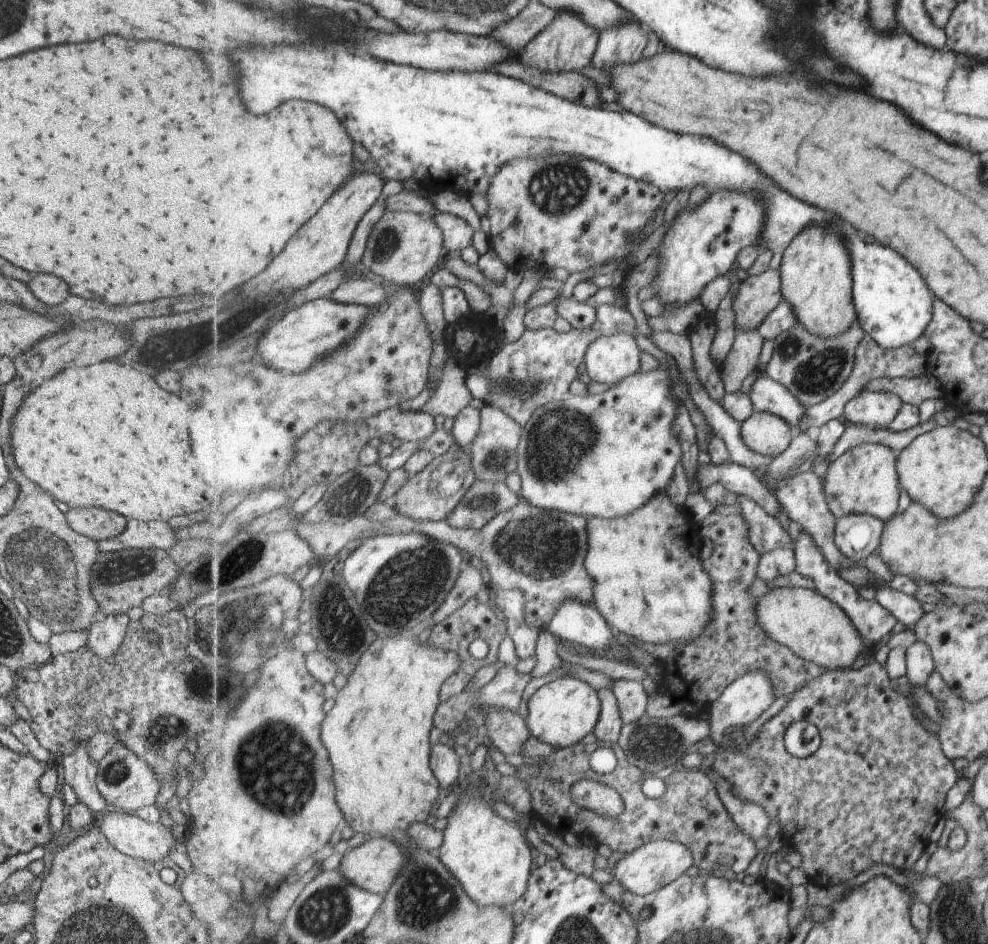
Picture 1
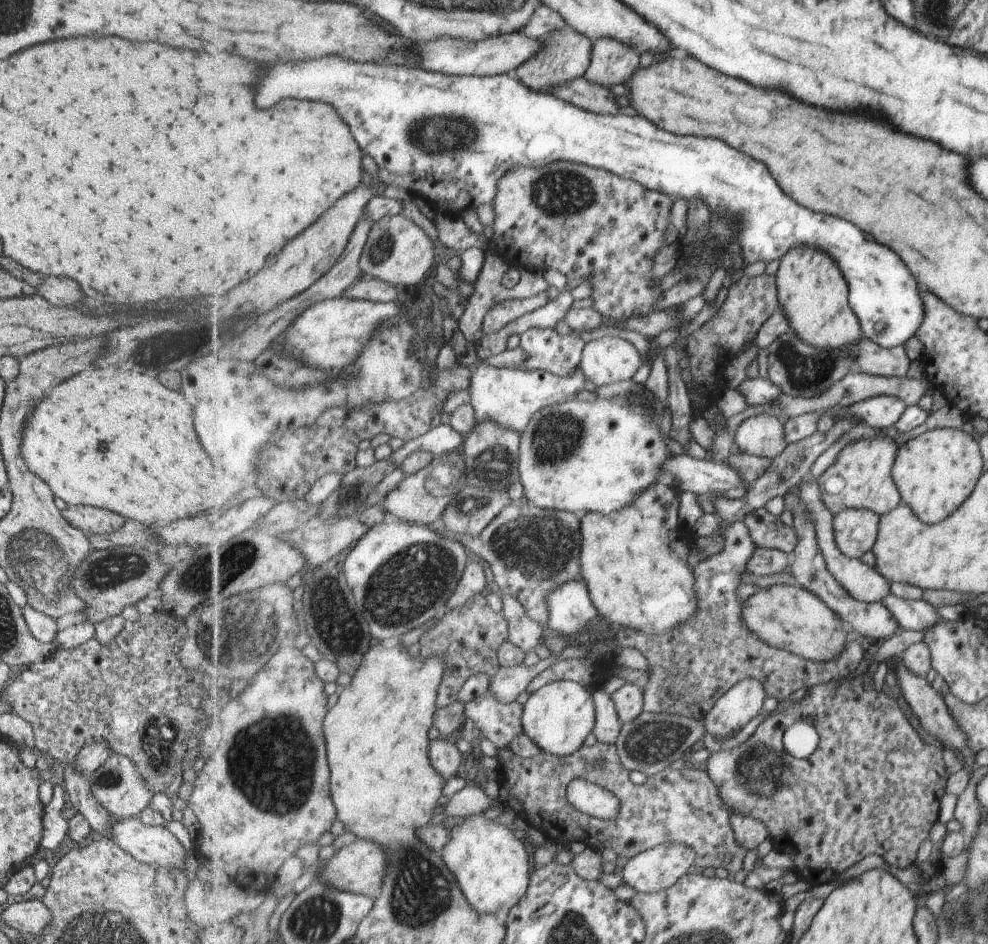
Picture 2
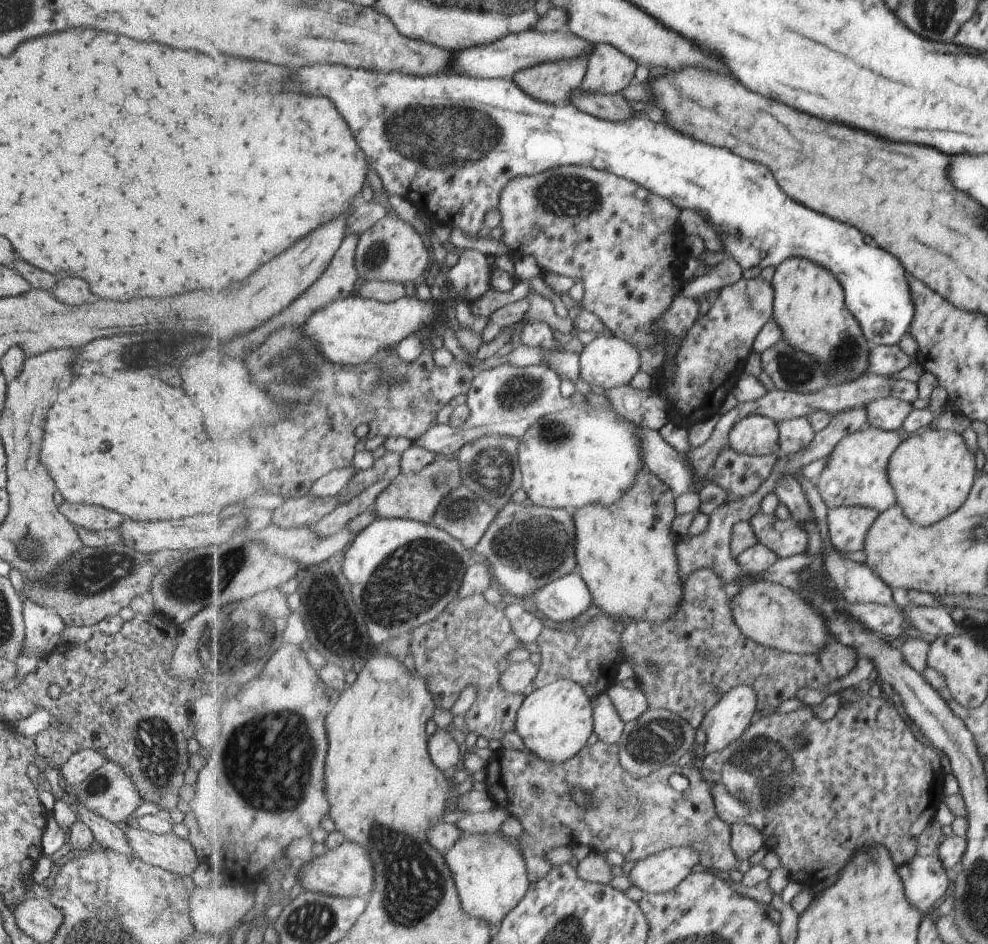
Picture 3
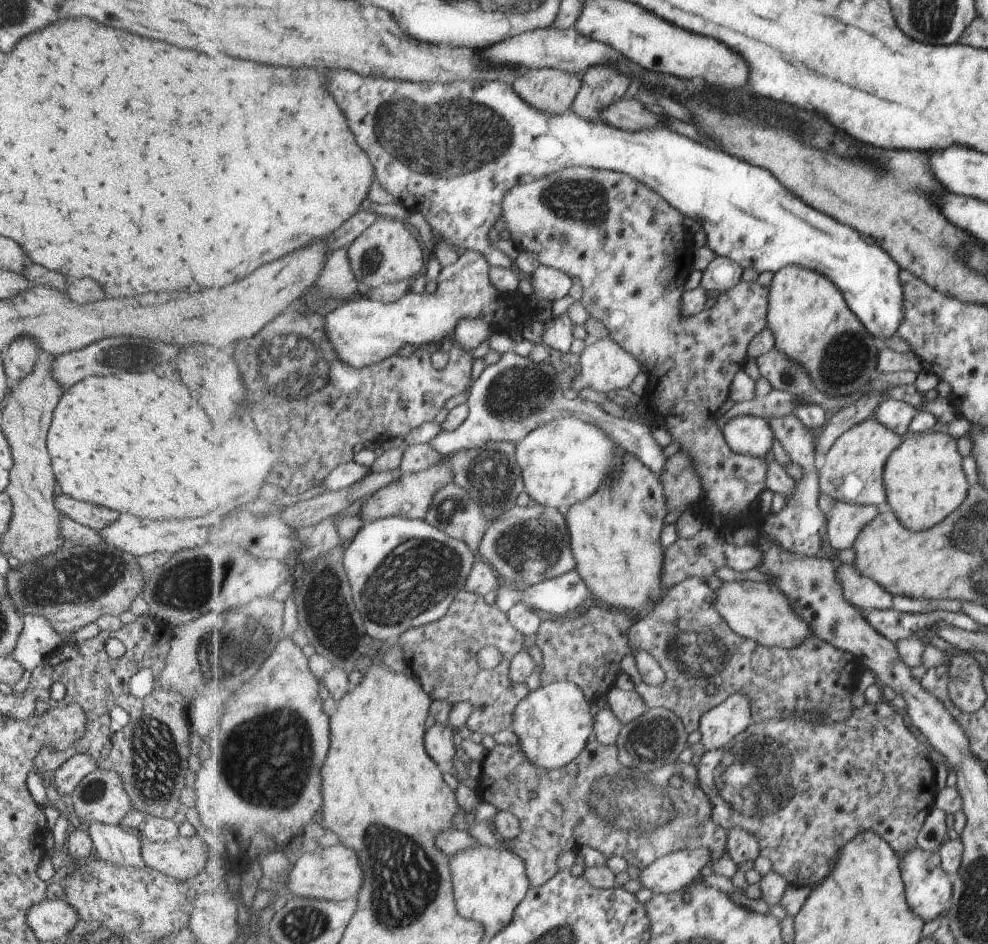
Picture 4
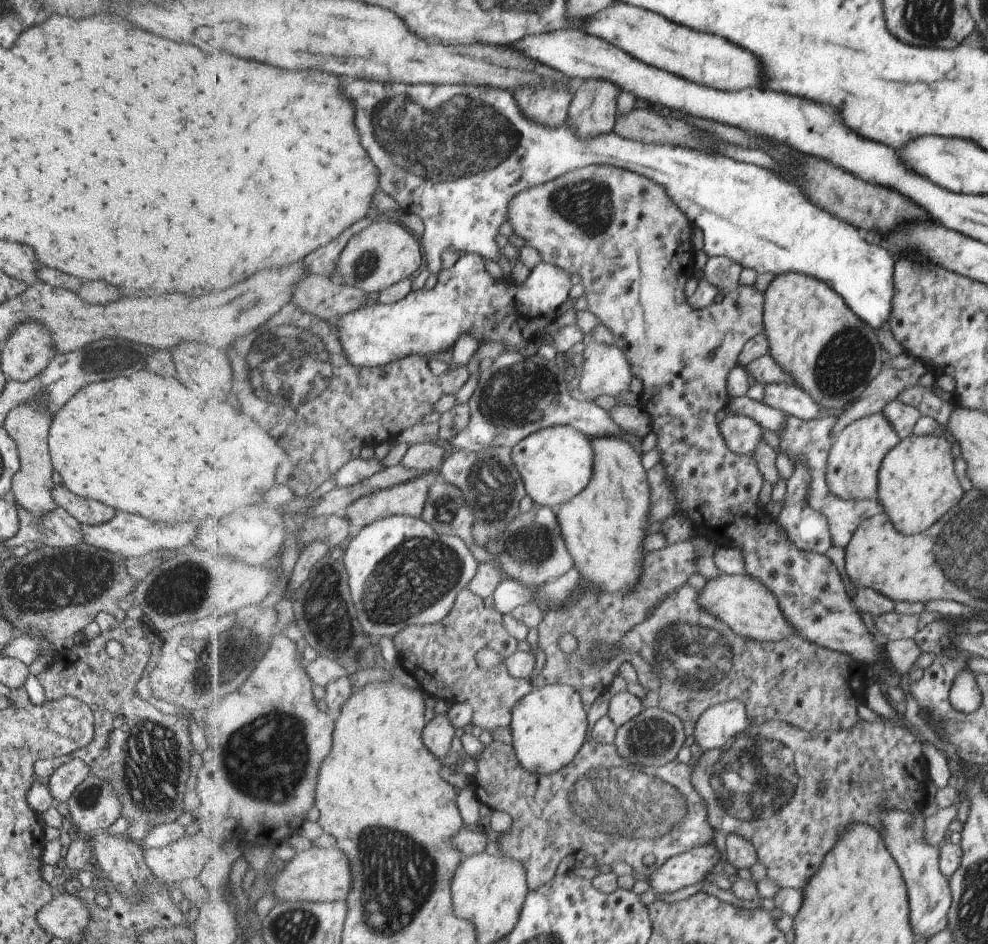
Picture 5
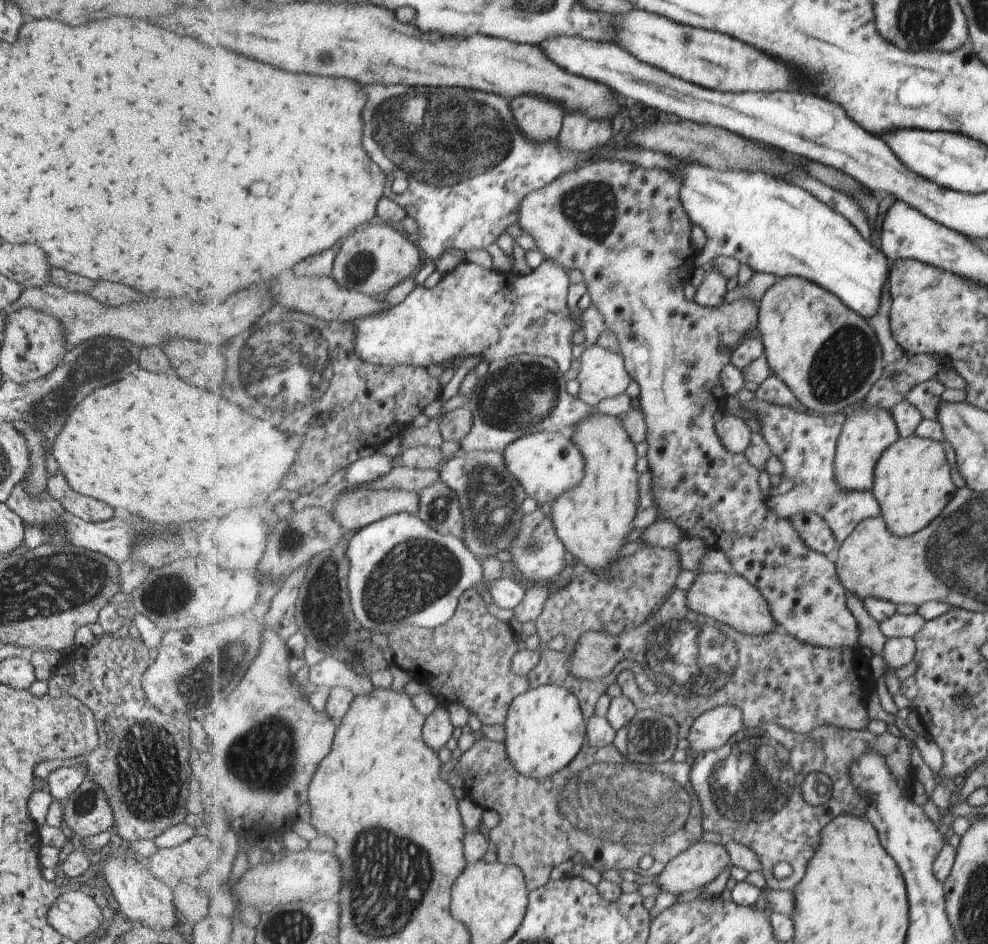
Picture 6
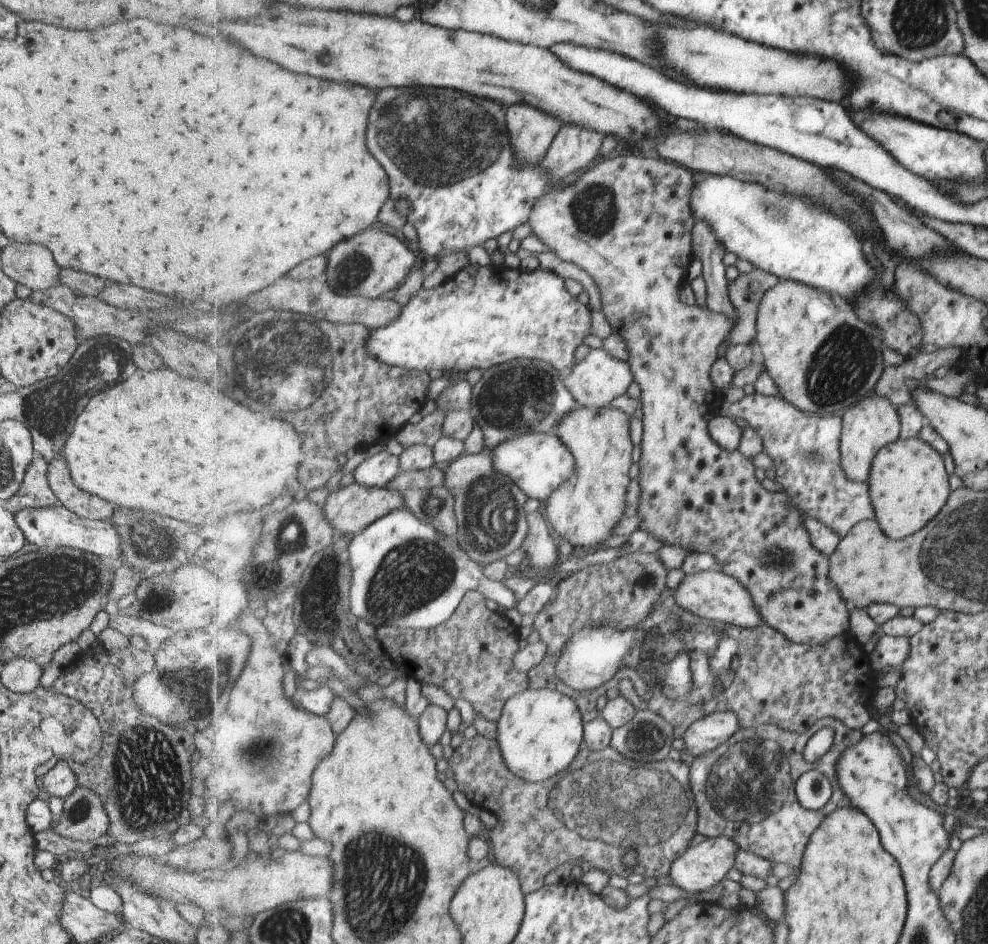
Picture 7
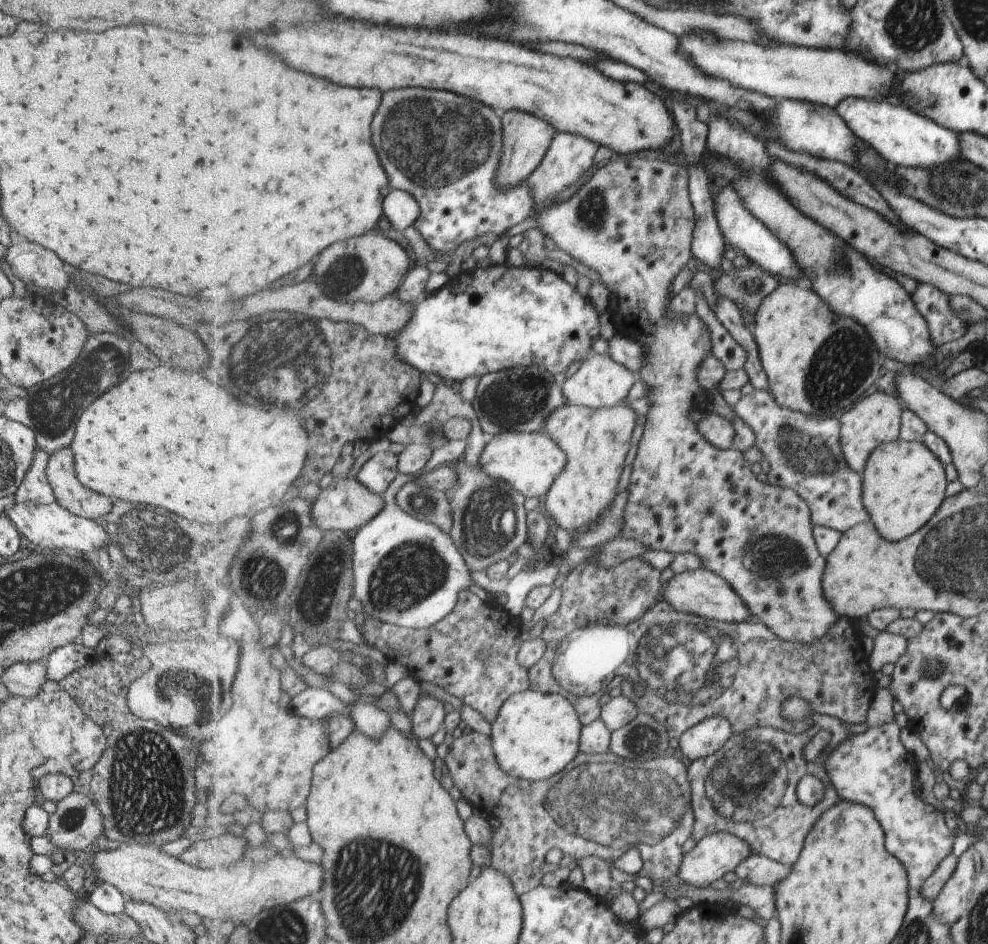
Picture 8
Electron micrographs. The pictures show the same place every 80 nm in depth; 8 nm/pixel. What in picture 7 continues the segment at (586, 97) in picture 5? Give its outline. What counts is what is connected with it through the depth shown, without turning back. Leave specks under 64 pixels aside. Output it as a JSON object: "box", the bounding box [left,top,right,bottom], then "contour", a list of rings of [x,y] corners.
{"box":[541,125,605,186],"contour":[[[563,125],[541,162],[550,171],[549,186],[556,186],[552,183],[558,184],[565,176],[587,168],[599,156],[605,136],[577,125]]]}

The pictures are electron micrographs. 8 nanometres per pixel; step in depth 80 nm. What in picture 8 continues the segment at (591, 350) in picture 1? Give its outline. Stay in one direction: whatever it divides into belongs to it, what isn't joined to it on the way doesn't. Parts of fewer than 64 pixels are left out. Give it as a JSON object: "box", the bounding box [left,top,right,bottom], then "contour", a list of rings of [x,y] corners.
{"box":[562,353,637,409],"contour":[[[593,353],[581,364],[575,374],[566,379],[562,384],[562,390],[569,403],[602,409],[614,407],[625,401],[637,379],[637,374],[623,366],[623,363],[618,363],[610,354]]]}

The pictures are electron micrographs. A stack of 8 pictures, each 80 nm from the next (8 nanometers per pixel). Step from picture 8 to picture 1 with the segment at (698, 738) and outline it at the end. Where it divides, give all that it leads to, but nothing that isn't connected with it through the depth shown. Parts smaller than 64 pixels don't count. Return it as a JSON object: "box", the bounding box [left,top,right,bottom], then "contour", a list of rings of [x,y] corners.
{"box":[708,670,776,743],"contour":[[[757,670],[747,673],[745,676],[732,682],[713,702],[709,708],[708,723],[710,724],[710,736],[716,743],[724,741],[727,728],[741,728],[755,722],[773,702],[776,694],[772,679],[765,671]]]}

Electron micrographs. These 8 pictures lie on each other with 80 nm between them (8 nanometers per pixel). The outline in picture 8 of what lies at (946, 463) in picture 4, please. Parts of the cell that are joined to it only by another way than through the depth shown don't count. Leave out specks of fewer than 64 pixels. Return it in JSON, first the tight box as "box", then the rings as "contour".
{"box":[862,438,943,541],"contour":[[[897,438],[879,445],[879,450],[874,450],[868,458],[862,479],[864,505],[872,516],[875,530],[887,541],[901,541],[919,530],[942,504],[943,466],[923,442],[905,442]]]}

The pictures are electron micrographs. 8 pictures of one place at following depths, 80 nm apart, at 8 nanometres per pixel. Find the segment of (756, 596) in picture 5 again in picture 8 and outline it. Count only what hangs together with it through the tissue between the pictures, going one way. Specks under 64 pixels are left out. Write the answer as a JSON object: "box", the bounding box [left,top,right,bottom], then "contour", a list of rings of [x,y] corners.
{"box":[661,567,754,623],"contour":[[[701,567],[700,569],[688,570],[684,573],[674,573],[674,575],[667,582],[663,582],[663,584],[661,600],[667,601],[678,611],[728,623],[738,623],[754,619],[753,615],[750,614],[746,602],[739,596],[739,593],[730,583],[709,569]]]}

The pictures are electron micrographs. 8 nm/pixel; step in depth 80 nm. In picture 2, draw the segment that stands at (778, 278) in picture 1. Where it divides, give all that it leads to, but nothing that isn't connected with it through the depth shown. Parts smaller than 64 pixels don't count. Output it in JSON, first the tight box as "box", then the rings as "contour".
{"box":[684,273,781,405],"contour":[[[764,273],[752,277],[743,274],[739,280],[728,283],[727,287],[728,295],[713,318],[690,334],[684,347],[693,378],[692,385],[686,386],[687,394],[696,391],[703,399],[709,400],[711,405],[717,405],[730,388],[726,376],[730,364],[725,366],[721,364],[731,362],[733,357],[746,348],[746,345],[755,342],[762,326],[781,308],[776,275]]]}

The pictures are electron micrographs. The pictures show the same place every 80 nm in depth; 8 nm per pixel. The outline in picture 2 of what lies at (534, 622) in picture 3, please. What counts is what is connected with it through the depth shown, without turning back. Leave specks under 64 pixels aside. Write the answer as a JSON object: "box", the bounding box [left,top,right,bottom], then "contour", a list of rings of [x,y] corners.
{"box":[500,595,546,654],"contour":[[[500,595],[503,616],[507,618],[509,626],[509,643],[512,643],[525,654],[529,650],[538,650],[541,638],[546,633],[545,627],[527,616],[525,608],[509,595]]]}

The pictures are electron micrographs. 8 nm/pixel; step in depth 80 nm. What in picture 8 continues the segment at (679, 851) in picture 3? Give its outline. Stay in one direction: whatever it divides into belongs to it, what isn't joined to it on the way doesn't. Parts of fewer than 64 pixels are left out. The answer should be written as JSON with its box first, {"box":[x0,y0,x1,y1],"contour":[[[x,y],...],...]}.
{"box":[677,831,755,888],"contour":[[[719,831],[703,837],[697,844],[684,855],[683,864],[677,868],[679,877],[687,884],[696,888],[705,888],[717,880],[721,880],[751,855],[755,854],[748,840],[742,839],[739,835],[725,831]]]}

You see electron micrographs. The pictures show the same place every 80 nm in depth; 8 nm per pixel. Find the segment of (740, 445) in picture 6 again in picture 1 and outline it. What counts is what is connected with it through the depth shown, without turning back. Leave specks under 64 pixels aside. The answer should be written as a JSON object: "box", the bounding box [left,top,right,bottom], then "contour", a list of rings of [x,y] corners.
{"box":[741,410,796,458],"contour":[[[756,410],[742,423],[741,434],[747,448],[775,458],[789,448],[796,432],[780,416]]]}

